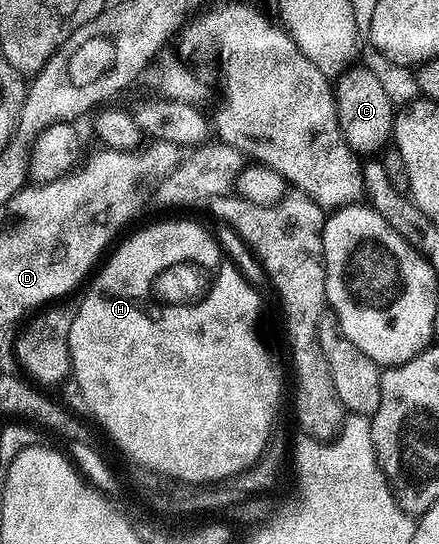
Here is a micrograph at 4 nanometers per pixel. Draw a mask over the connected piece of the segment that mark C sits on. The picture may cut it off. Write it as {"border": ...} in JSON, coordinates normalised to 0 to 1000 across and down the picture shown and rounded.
{"border":[[[790,121],[761,145],[774,243],[784,246],[784,256],[804,279],[847,278],[838,281],[856,281],[856,276],[863,279],[877,268],[875,261],[893,256],[897,195],[893,197],[893,182],[884,176],[872,149],[843,125],[811,121]]]}

